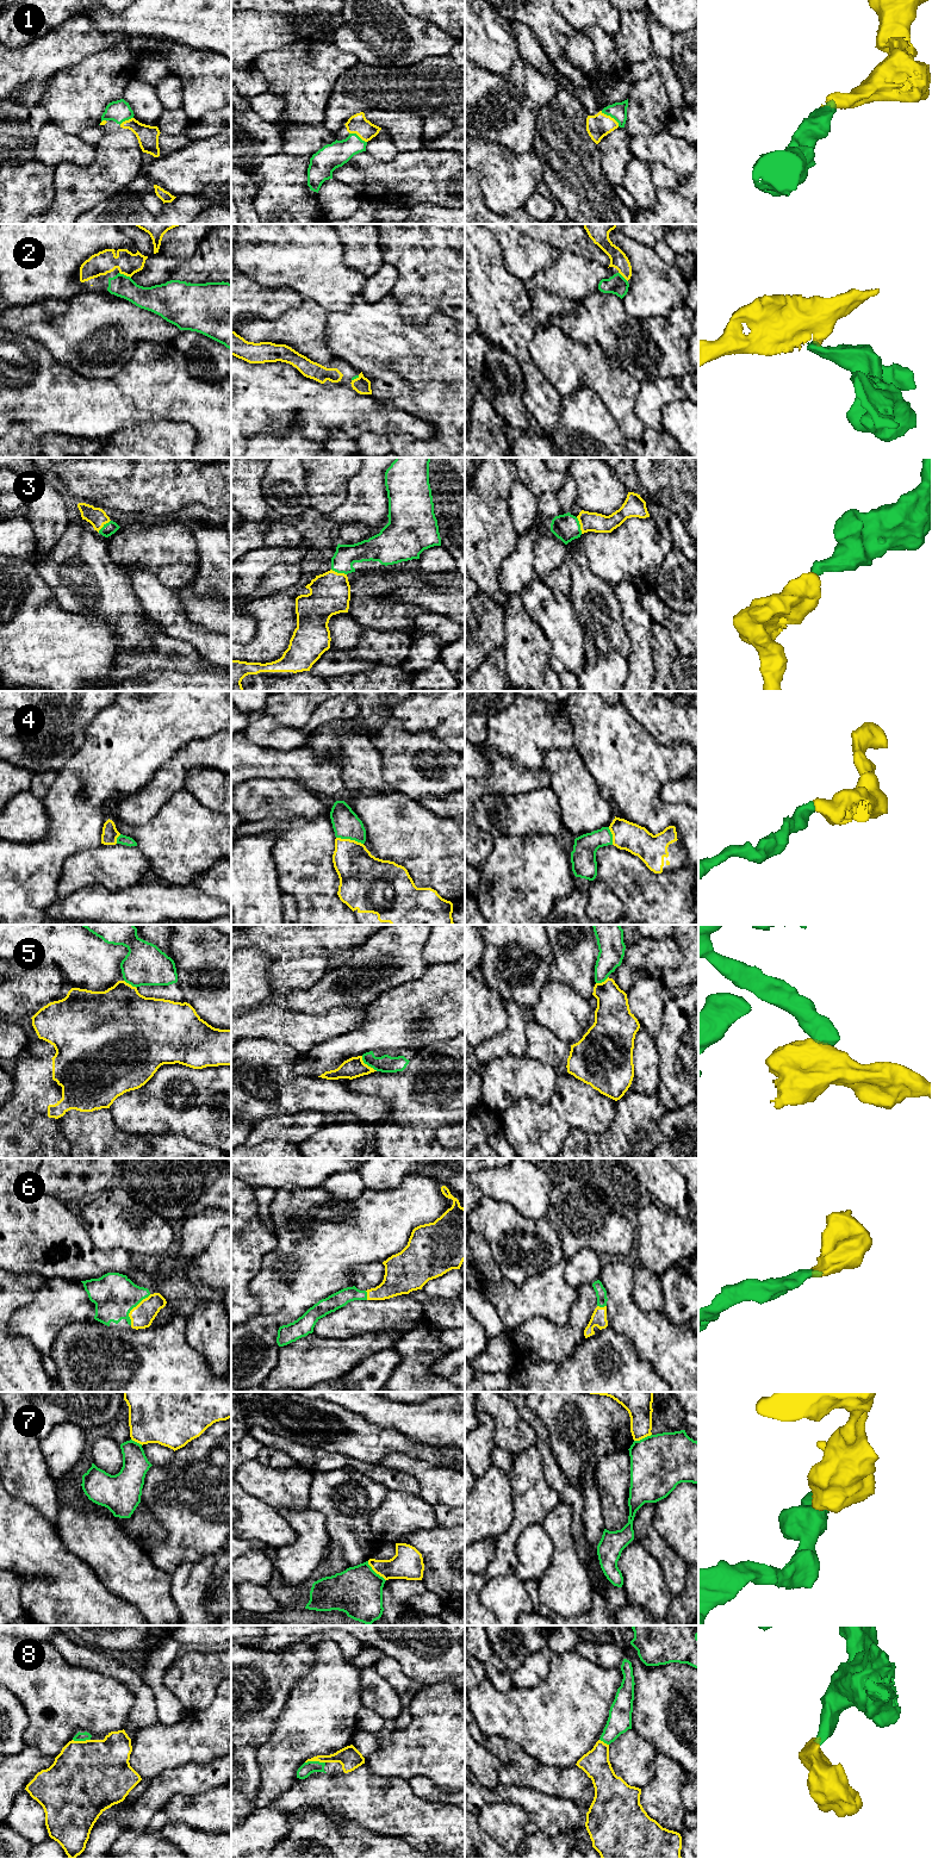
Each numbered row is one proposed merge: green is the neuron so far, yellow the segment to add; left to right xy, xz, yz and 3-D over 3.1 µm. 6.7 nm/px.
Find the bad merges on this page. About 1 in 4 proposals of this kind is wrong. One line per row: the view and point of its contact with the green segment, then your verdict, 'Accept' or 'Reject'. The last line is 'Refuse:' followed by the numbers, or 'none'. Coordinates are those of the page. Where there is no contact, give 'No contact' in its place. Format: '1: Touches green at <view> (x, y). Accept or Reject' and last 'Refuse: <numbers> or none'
1: Touches green at yz (610, 116). Accept
2: Touches green at xy (125, 275). Accept
3: Touches green at yz (579, 526). Accept
4: Touches green at xz (349, 838). Accept
5: Touches green at xz (367, 1064). Reject
6: Touches green at xy (134, 1306). Accept
7: Touches green at xz (374, 1572). Reject
8: Touches green at xz (315, 1761). Accept
Refuse: 5, 7

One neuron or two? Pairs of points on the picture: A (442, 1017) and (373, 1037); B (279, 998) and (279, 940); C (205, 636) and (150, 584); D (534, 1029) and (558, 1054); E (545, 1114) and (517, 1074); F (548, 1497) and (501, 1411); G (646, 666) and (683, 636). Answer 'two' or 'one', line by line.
A: one
B: two
C: one
D: one
E: two
F: two
G: two

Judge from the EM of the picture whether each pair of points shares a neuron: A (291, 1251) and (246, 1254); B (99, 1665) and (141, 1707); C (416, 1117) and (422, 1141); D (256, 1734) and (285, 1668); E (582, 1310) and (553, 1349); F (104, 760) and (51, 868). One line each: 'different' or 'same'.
A: different
B: same
C: different
D: same
E: same
F: same

